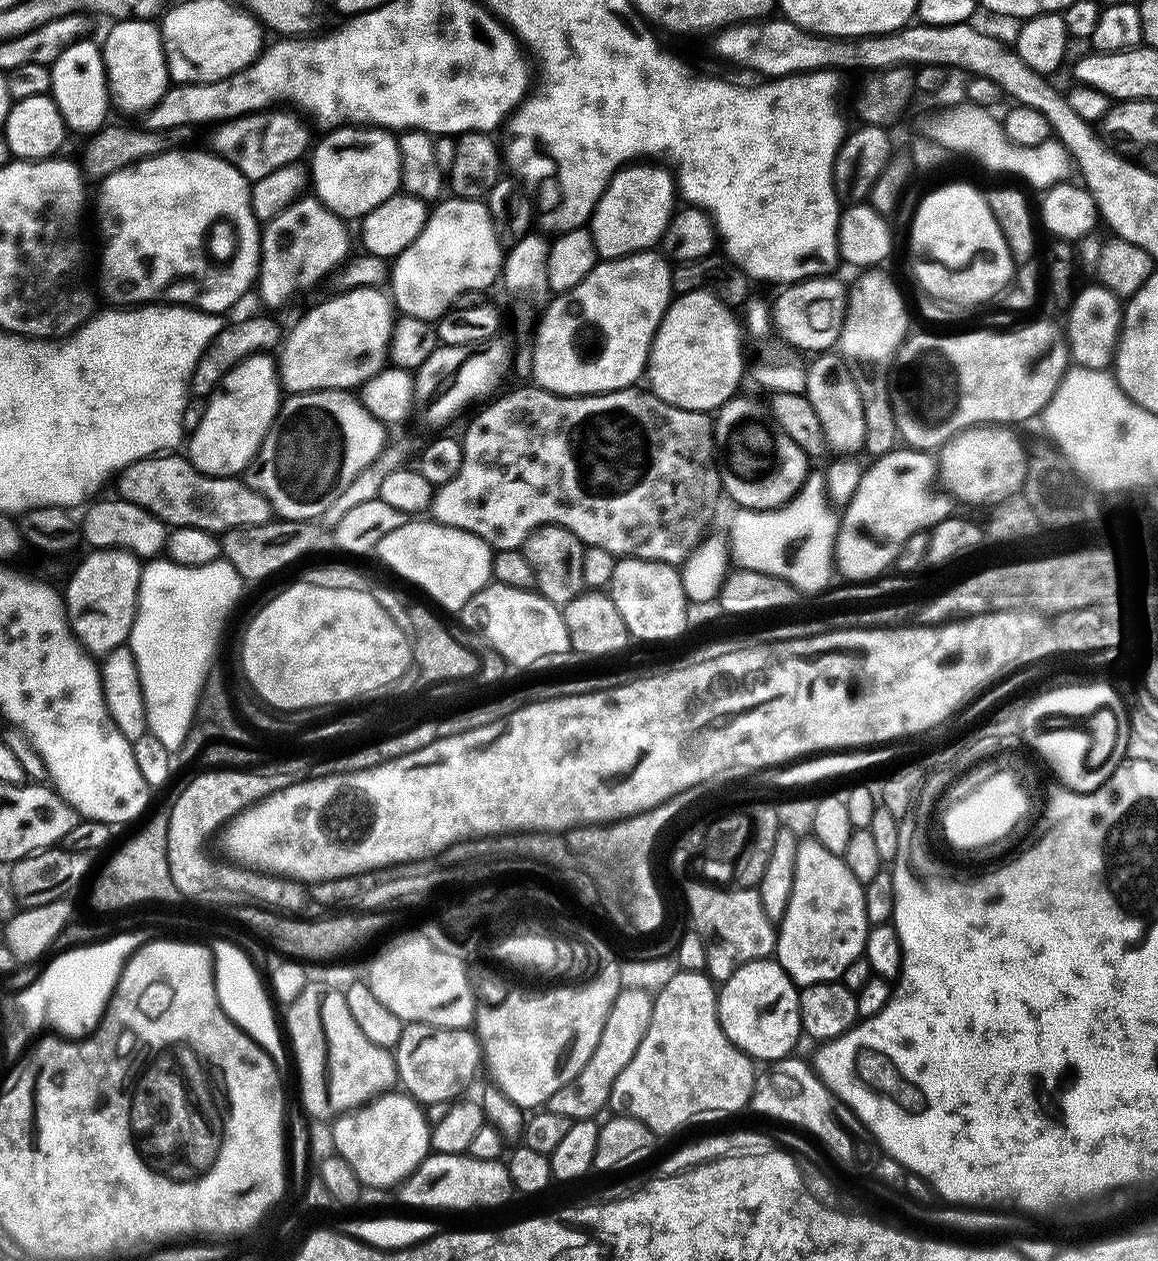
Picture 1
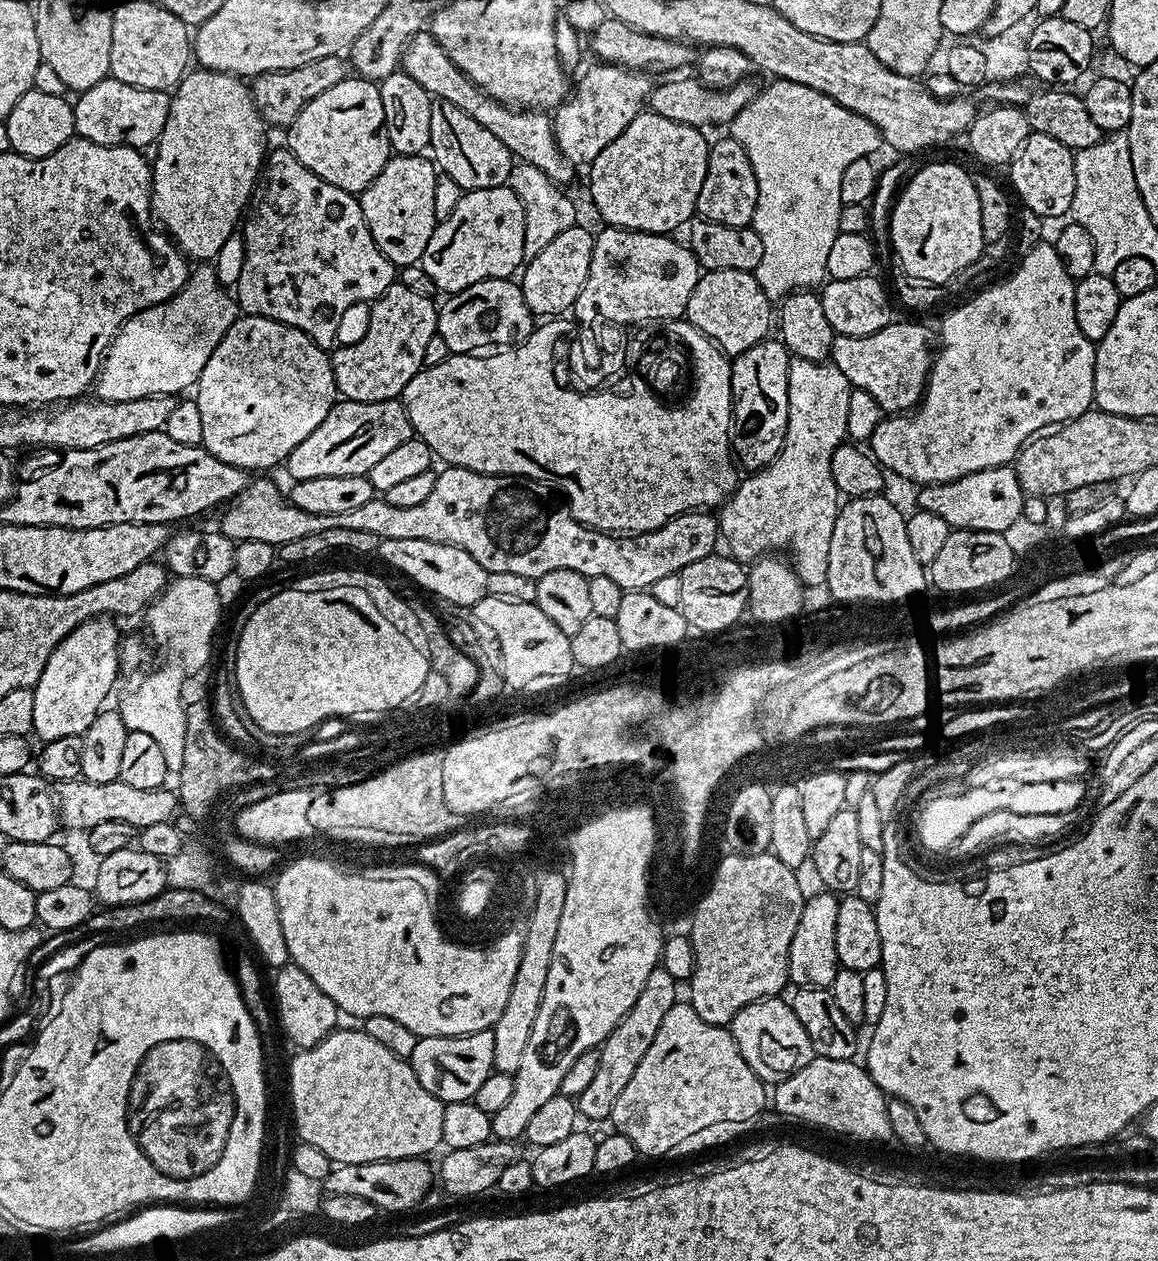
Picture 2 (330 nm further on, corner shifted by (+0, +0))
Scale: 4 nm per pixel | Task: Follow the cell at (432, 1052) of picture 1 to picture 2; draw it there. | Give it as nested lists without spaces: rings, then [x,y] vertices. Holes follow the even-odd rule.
[[[487,1028],[465,1036],[419,1037],[410,1063],[418,1082],[441,1104],[473,1099],[478,1094],[478,1086],[482,1086],[494,1070],[494,1034]]]

